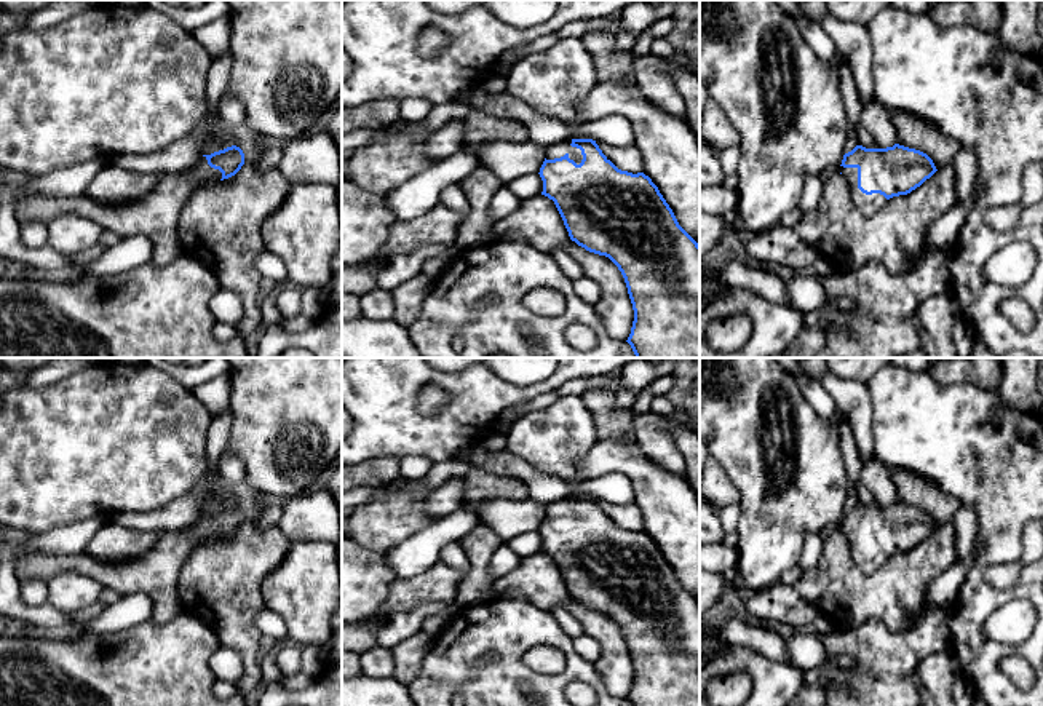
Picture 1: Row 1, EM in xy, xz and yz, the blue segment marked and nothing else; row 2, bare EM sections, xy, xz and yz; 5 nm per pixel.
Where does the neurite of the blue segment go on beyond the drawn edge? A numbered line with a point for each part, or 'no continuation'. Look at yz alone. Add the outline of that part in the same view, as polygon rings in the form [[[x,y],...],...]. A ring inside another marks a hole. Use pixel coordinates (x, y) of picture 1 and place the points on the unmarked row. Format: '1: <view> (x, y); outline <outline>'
1: yz (868, 561); outline [[[840,524],[840,530],[848,541],[848,548],[850,548],[850,553],[851,553],[855,562],[859,567],[863,567],[866,570],[872,570],[886,559],[886,556],[880,551],[866,553],[858,546],[858,526]]]

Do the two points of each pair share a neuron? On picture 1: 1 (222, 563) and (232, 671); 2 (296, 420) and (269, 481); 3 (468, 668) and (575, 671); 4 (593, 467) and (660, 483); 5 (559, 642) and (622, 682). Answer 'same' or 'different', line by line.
1: different
2: same
3: same
4: same
5: different

